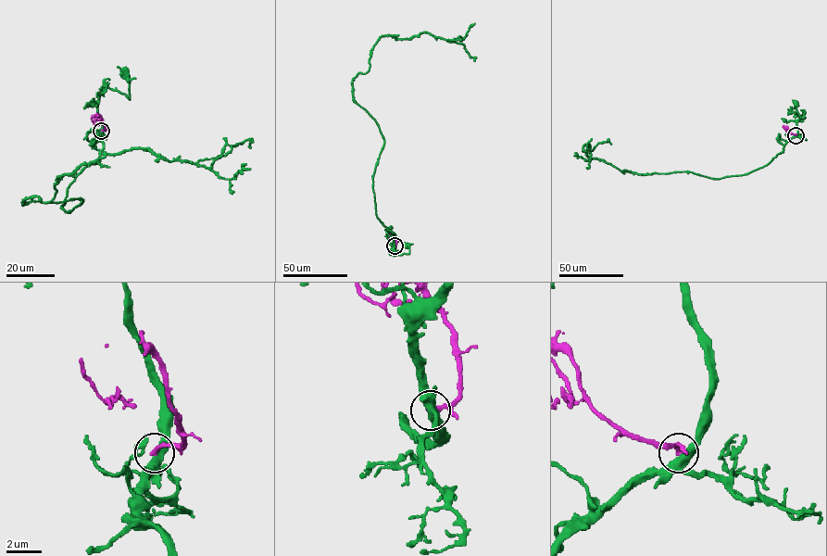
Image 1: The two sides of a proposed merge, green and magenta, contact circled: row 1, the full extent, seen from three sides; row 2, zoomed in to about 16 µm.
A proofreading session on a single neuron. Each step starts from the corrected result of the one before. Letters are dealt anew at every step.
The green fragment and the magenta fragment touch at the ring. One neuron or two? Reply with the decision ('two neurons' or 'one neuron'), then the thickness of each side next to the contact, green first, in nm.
two neurons | 420/280 nm

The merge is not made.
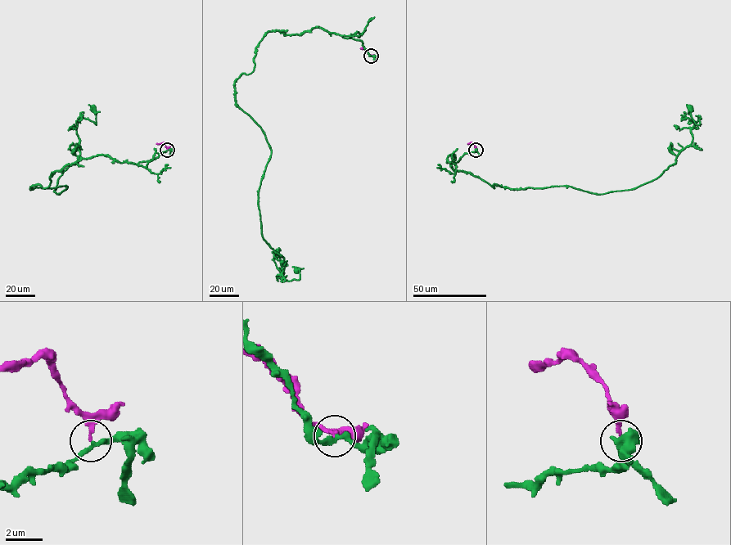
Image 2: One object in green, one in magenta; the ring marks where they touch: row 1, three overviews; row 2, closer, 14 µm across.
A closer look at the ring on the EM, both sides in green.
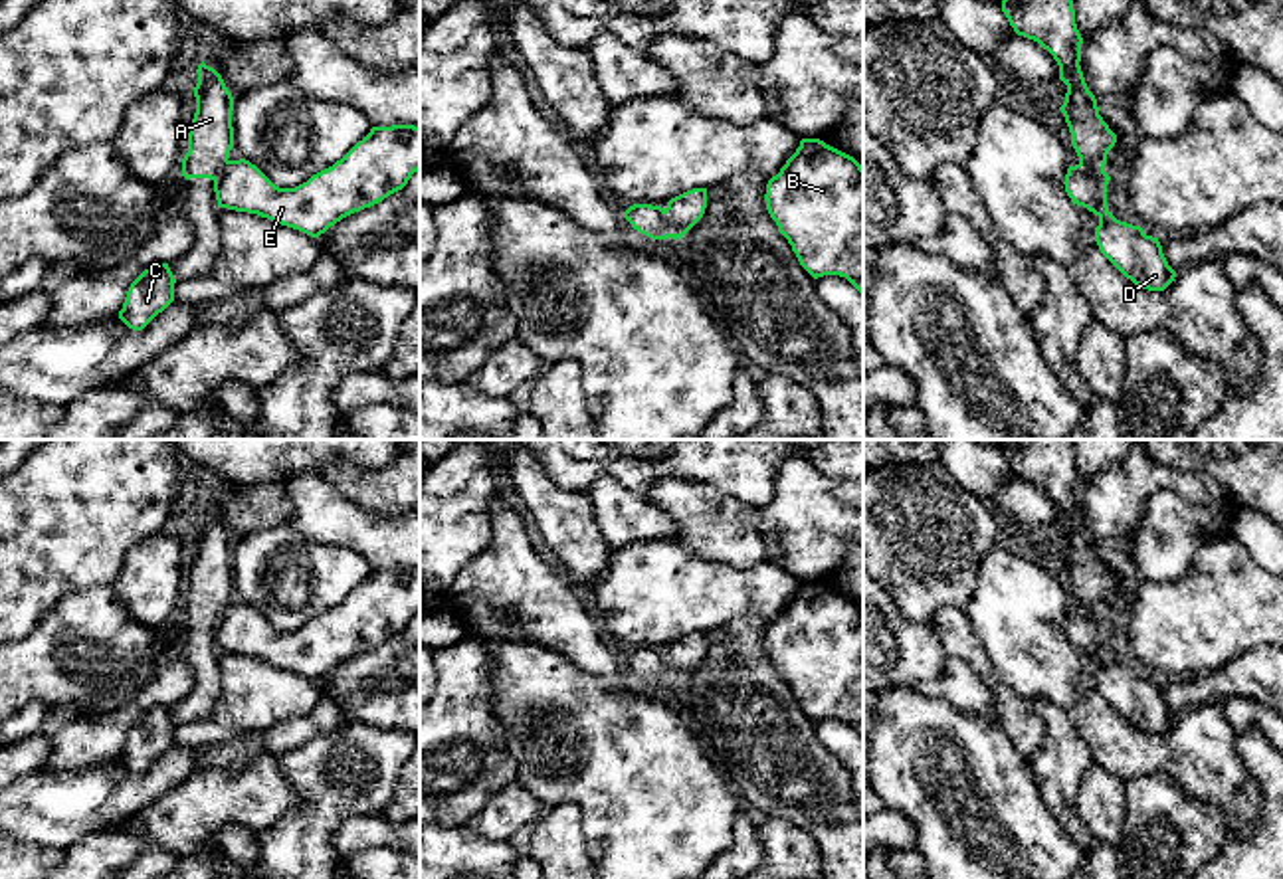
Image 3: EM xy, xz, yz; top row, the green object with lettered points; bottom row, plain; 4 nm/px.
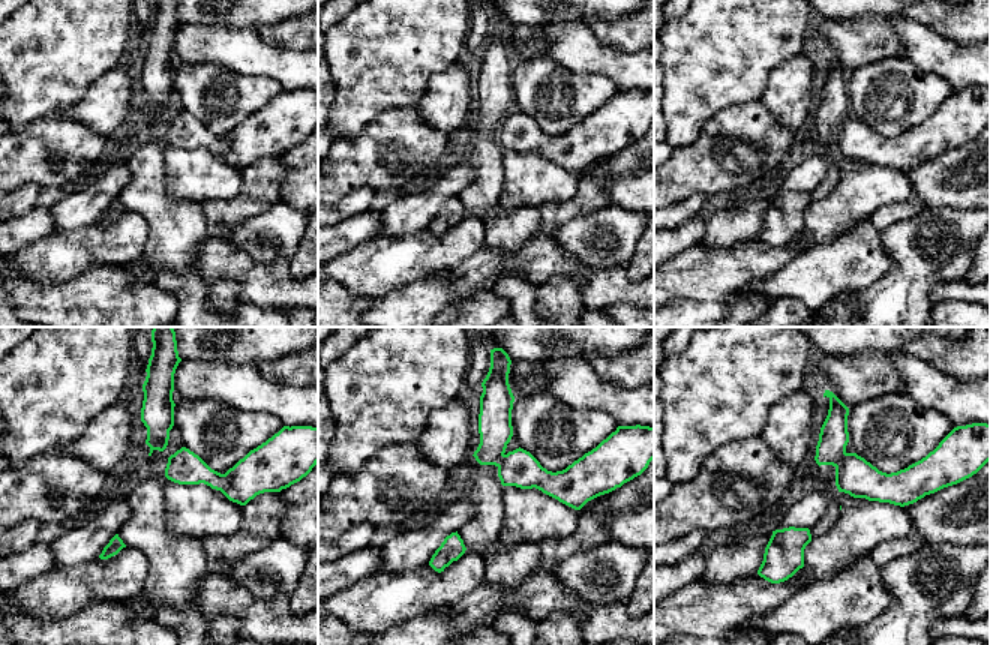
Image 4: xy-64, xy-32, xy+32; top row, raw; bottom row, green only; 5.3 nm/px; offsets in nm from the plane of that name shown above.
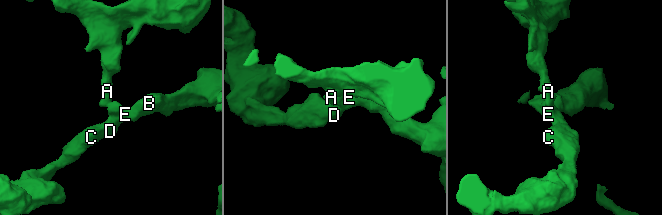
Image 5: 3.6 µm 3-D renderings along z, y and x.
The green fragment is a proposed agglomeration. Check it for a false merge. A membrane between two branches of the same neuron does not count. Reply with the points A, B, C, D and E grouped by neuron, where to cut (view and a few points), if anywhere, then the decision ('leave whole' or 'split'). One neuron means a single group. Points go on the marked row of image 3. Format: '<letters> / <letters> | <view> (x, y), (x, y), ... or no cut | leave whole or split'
A / B C D E | xz (664, 210), (672, 236) | split

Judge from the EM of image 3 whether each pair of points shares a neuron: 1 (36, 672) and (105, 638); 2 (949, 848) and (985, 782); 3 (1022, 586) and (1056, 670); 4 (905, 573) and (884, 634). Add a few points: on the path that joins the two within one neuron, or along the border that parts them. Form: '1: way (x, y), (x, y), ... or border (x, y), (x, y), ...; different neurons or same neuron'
1: way (54, 666), (88, 642); same neuron
2: way (963, 824), (992, 824), (996, 818), (990, 806); same neuron
3: way (1022, 606), (1022, 626), (1042, 650); same neuron
4: border (884, 586), (907, 618), (931, 622); different neurons

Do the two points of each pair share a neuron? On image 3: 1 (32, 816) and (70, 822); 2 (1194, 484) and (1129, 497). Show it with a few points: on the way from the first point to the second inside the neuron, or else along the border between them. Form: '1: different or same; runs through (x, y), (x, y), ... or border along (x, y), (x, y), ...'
1: same; runs through (42, 816), (60, 816)
2: same; runs through (1179, 482), (1145, 482)

